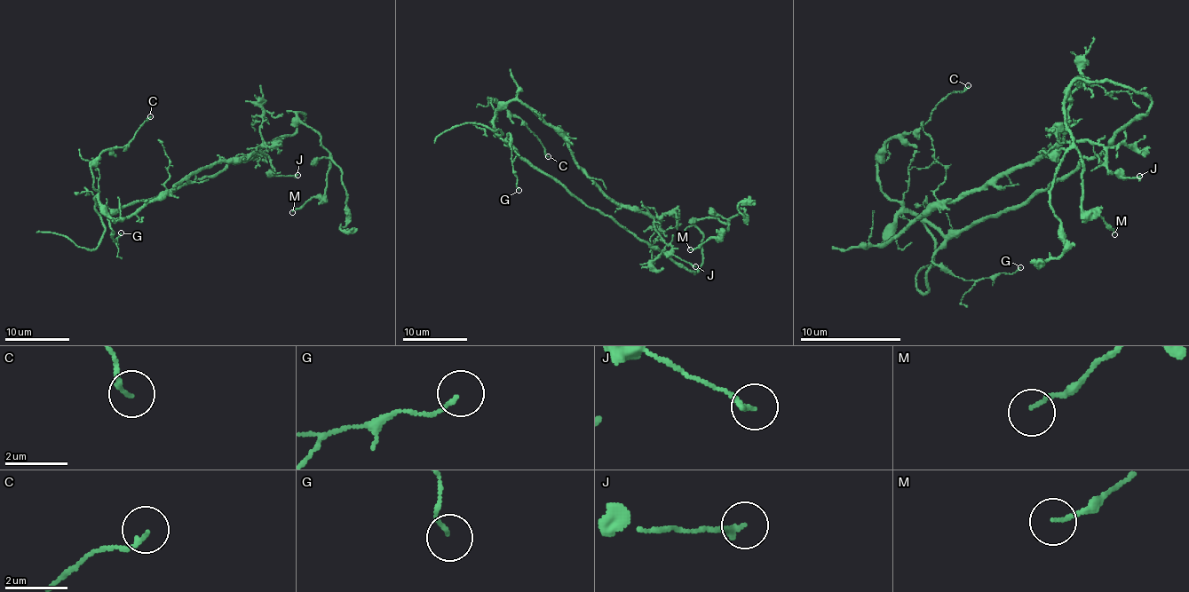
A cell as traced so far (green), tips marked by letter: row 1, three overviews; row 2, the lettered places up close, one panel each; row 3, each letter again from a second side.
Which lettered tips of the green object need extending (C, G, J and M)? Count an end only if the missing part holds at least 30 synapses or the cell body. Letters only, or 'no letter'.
no letter

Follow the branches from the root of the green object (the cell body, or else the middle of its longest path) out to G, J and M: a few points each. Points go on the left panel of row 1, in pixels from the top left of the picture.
G: (152, 197), (134, 201), (118, 209), (110, 217), (113, 240), (121, 232)
J: (152, 197), (110, 212), (95, 201), (113, 218), (129, 218), (191, 175), (256, 152), (276, 175), (297, 175)
M: (152, 197), (215, 177), (292, 134), (304, 120), (299, 112), (329, 153), (329, 168), (325, 194), (292, 212)

